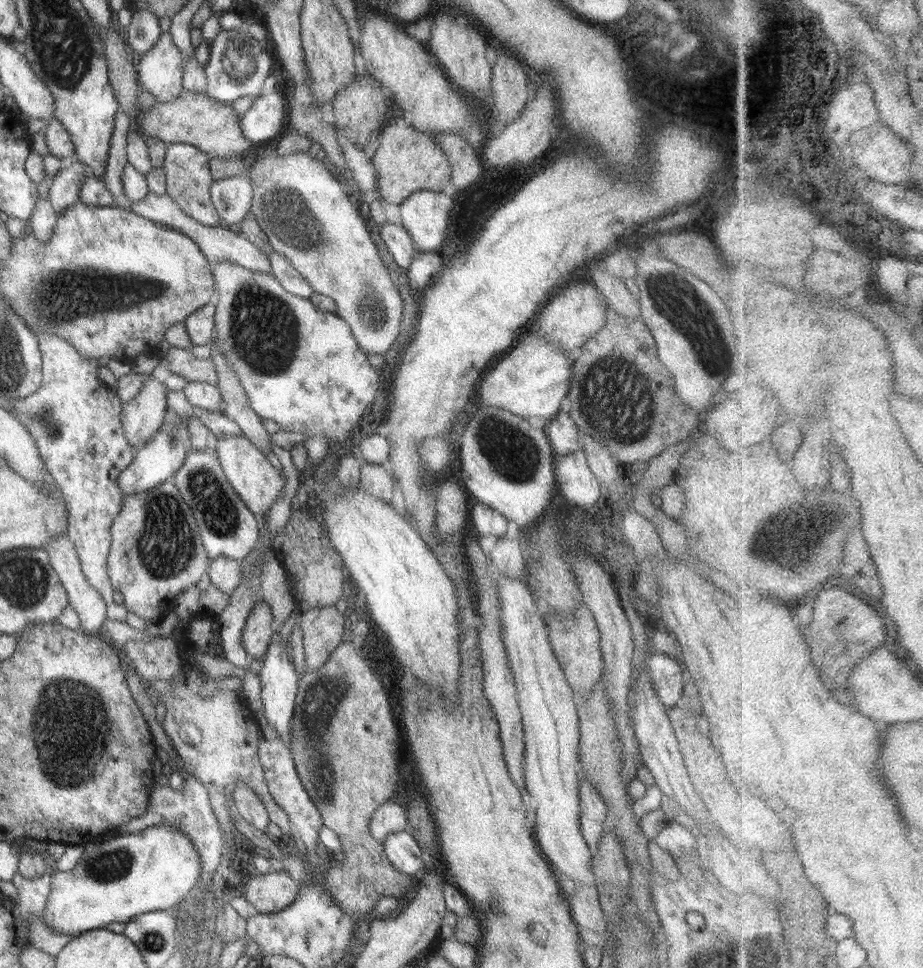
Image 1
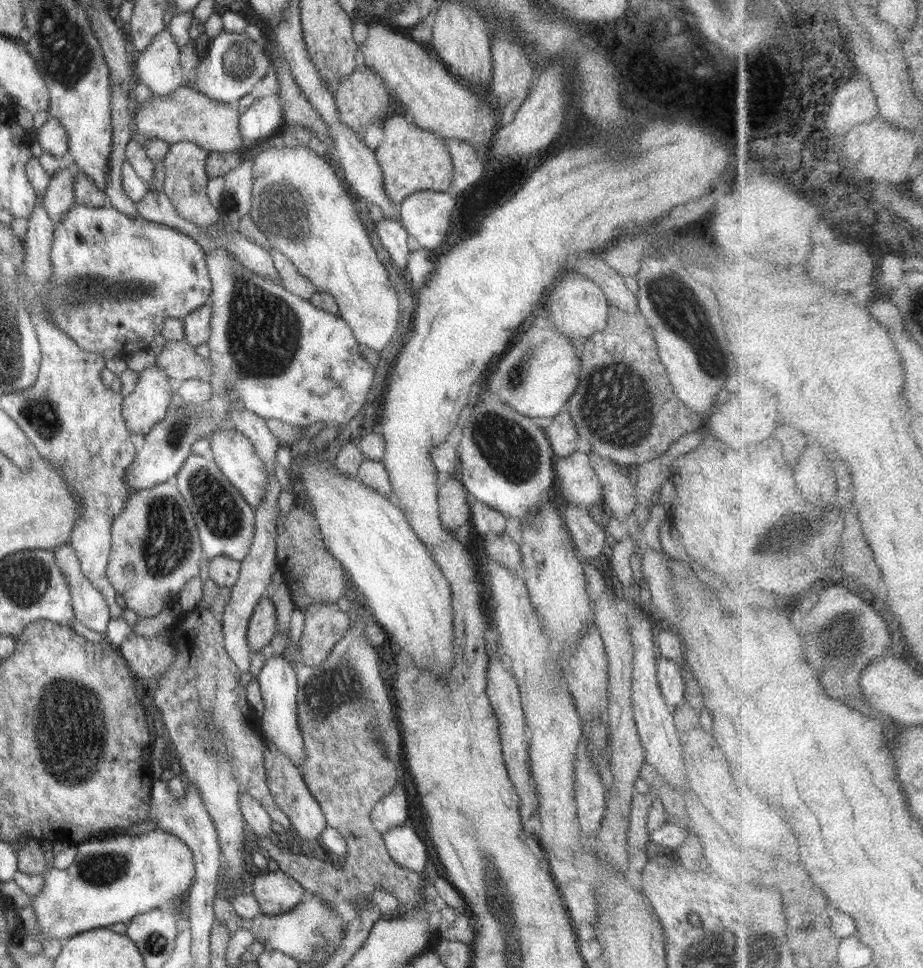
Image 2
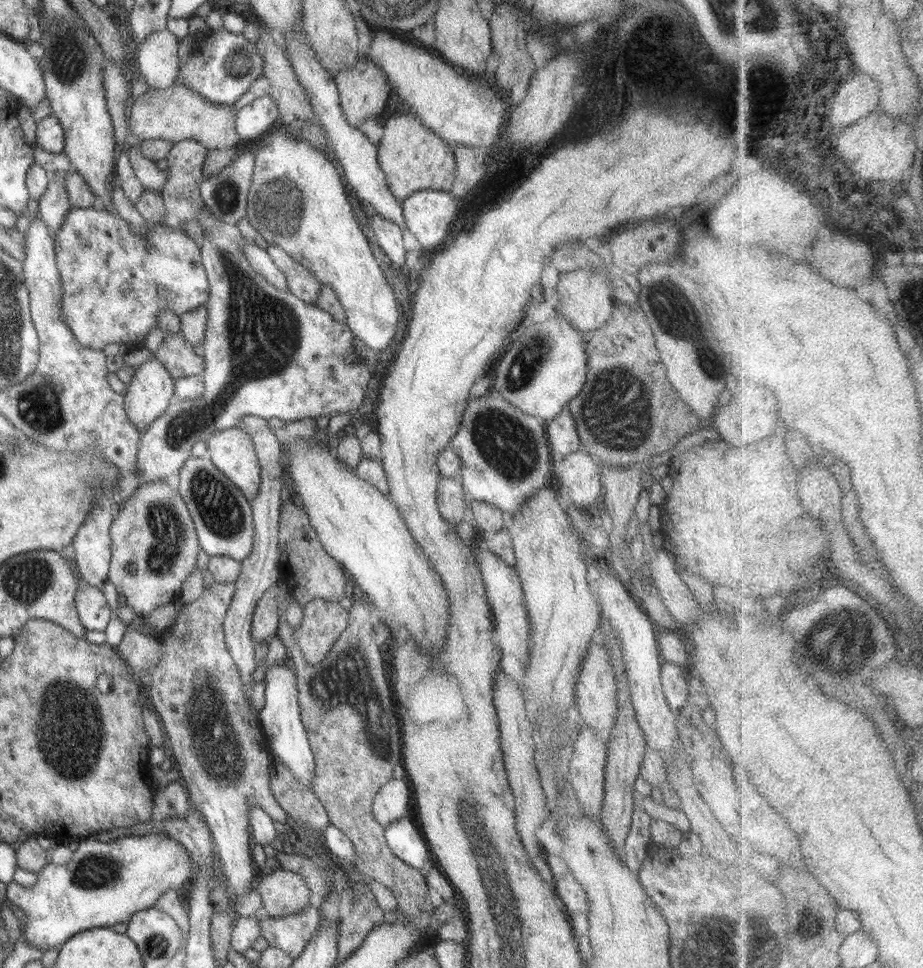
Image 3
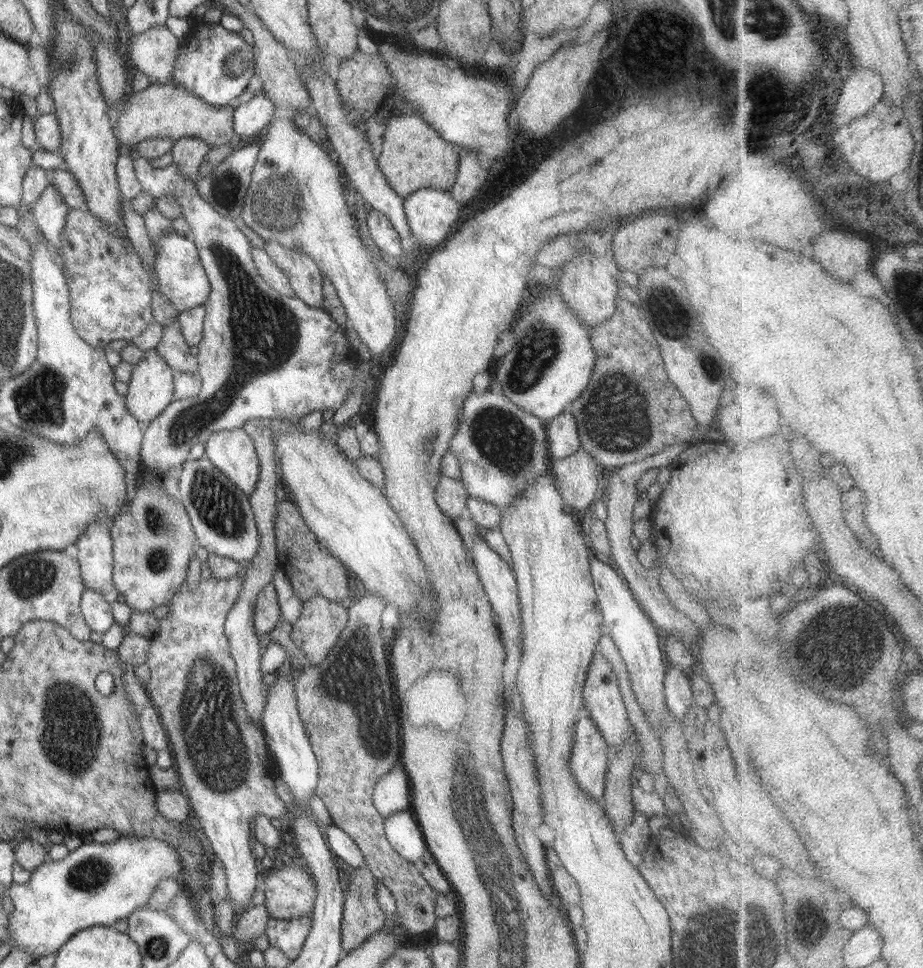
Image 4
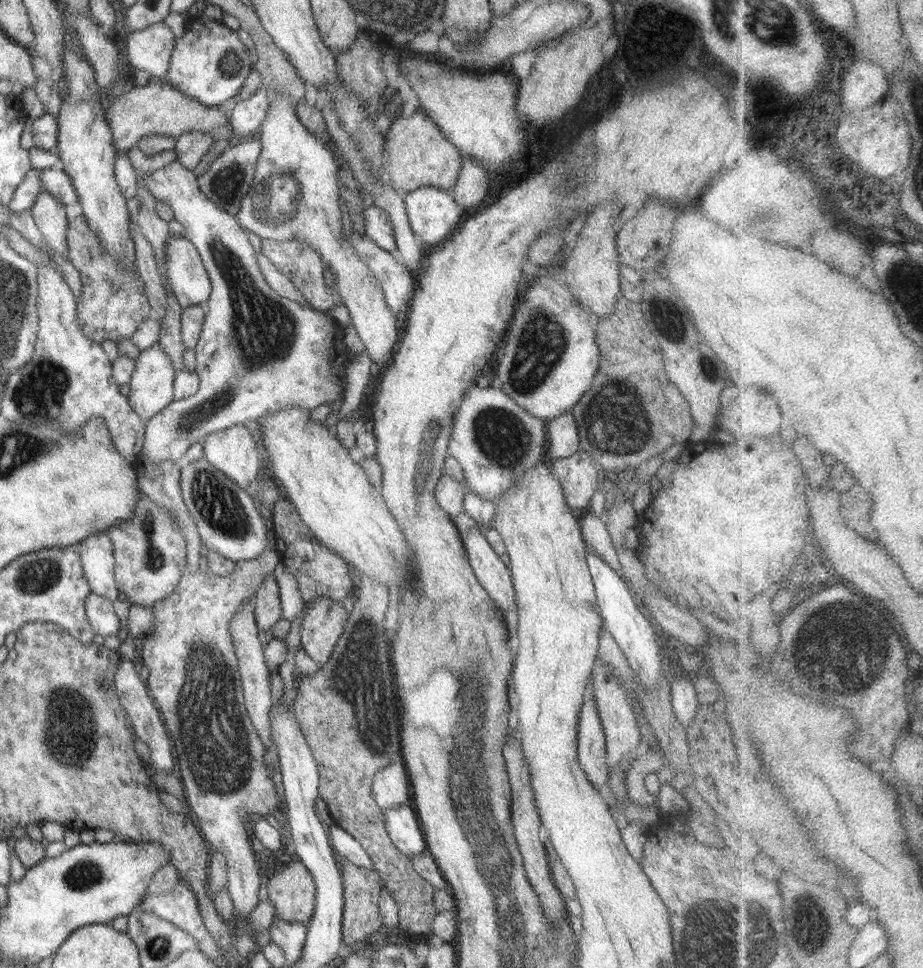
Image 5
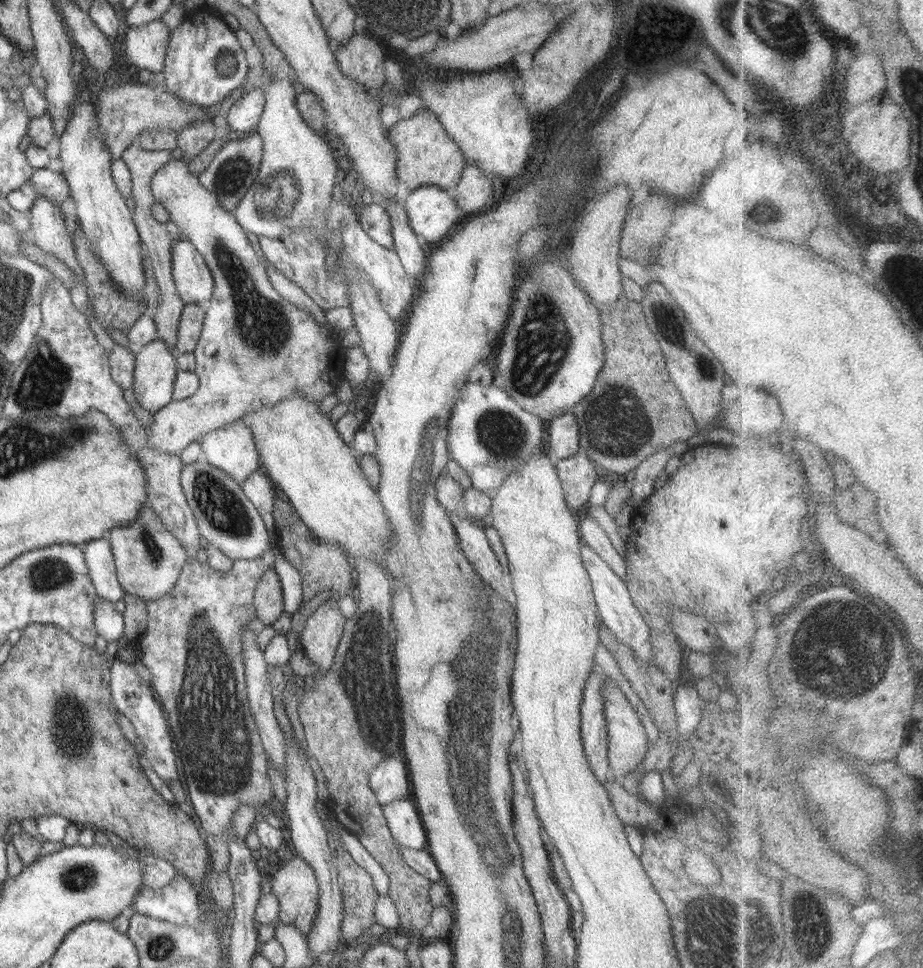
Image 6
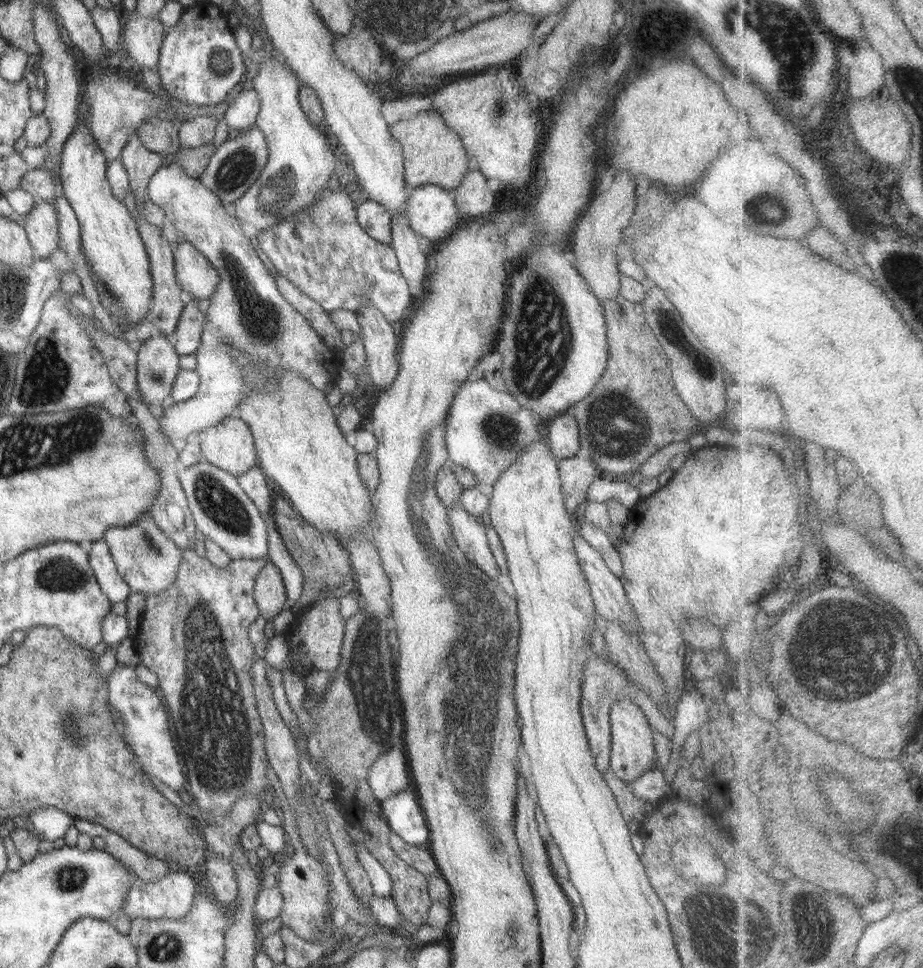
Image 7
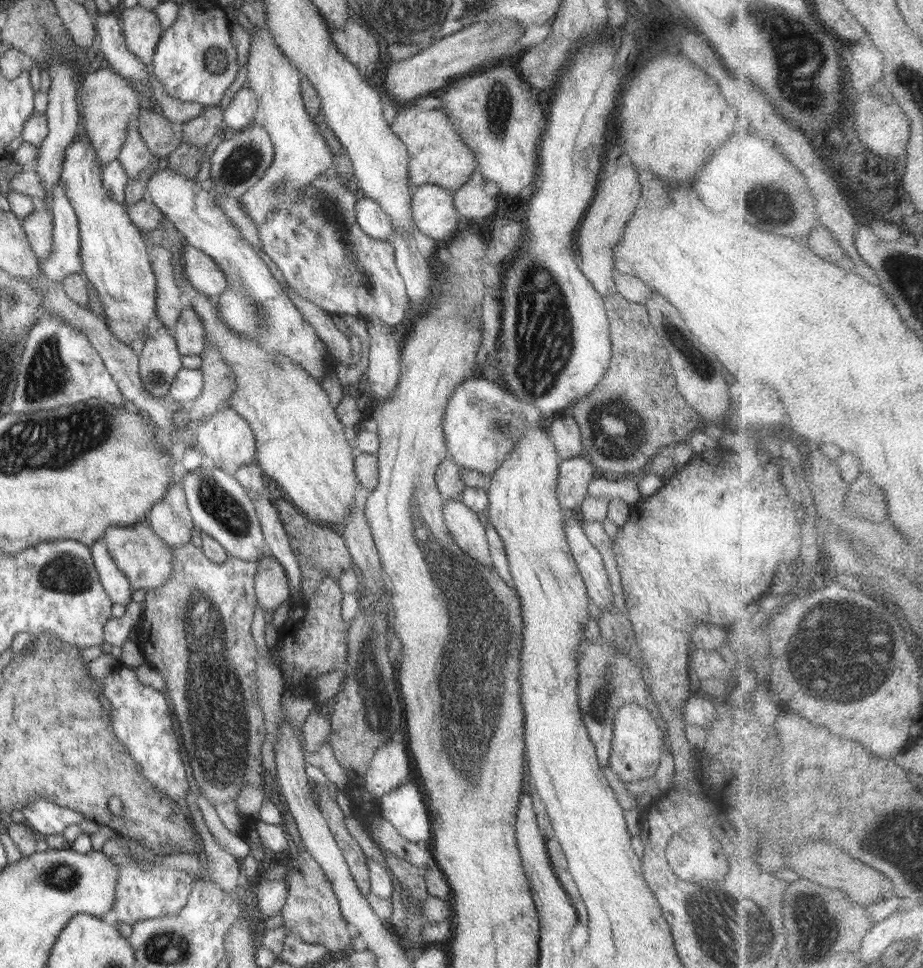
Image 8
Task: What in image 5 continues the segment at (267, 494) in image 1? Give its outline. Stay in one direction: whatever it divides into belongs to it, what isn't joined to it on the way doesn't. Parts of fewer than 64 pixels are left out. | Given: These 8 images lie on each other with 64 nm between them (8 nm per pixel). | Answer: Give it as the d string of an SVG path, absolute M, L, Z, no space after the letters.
M247 426L214 432L202 445L207 462L226 474L243 491L258 480L264 456Z

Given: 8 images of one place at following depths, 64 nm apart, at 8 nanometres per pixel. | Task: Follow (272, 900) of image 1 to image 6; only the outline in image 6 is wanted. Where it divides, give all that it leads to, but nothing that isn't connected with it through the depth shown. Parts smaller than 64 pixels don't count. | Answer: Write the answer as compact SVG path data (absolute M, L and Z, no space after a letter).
M298 854L293 855L289 861L284 861L277 871L271 872L269 881L272 884L271 892L278 899L279 921L298 928L302 935L307 937L315 926L319 909L318 879L310 863Z

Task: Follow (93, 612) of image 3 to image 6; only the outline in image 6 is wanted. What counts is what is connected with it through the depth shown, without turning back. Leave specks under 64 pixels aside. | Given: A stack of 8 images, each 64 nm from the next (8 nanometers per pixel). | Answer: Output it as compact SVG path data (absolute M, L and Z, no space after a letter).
M98 598L96 610L94 610L96 631L107 642L124 641L123 613L116 611L114 605L113 602Z

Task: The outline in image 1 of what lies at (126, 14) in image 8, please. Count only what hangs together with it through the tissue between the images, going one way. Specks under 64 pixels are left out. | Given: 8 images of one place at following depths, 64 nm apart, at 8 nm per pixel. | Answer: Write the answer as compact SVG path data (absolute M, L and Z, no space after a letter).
M162 32L156 44L150 51L135 58L138 72L139 86L146 89L156 97L158 102L174 101L181 93L183 88L183 56L174 44L169 32Z

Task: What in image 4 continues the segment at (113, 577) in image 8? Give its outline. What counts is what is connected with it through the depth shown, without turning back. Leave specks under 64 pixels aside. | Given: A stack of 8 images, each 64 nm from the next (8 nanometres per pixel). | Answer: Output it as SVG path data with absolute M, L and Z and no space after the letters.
M98 514L98 520L94 520L75 542L84 584L90 590L100 592L111 605L117 604L120 596L112 582L113 540L109 530L113 518Z

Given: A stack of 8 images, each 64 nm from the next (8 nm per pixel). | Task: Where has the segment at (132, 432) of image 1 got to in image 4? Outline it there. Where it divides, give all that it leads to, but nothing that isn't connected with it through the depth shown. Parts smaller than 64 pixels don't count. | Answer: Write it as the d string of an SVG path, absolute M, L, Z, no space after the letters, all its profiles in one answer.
M156 349L146 351L146 355L136 363L132 376L127 382L128 394L125 396L126 408L141 424L147 425L154 420L174 398L173 375L175 370L162 359Z

